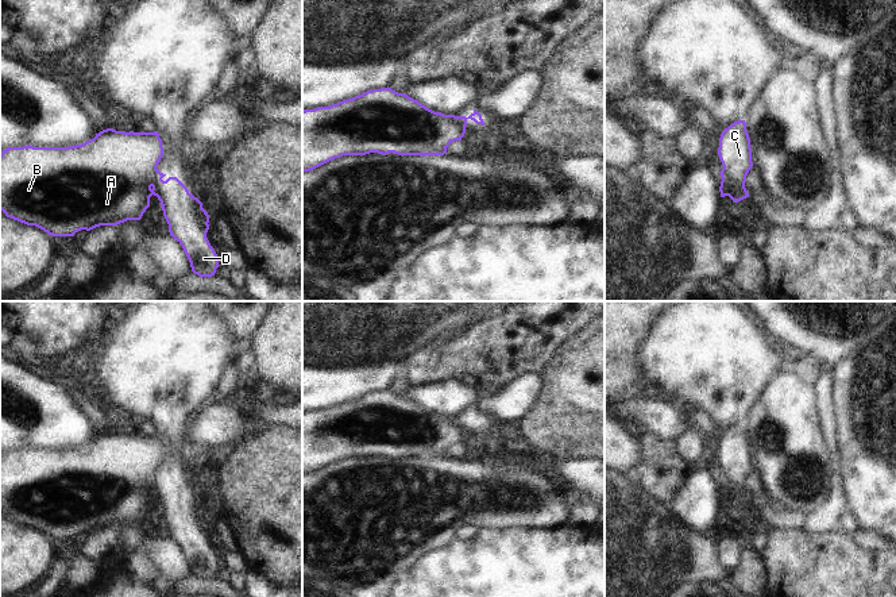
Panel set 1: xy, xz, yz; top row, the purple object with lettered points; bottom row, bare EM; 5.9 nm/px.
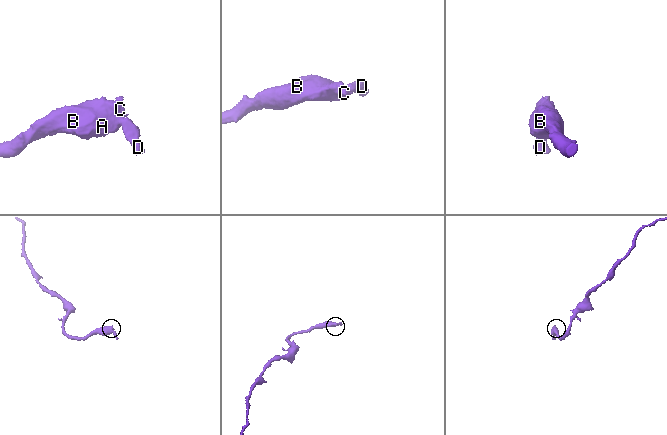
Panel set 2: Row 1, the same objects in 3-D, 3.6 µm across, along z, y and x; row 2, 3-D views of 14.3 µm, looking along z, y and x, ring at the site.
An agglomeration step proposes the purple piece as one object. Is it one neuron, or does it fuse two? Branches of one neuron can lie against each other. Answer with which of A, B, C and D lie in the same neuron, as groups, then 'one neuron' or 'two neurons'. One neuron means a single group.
A B C / D; two neurons

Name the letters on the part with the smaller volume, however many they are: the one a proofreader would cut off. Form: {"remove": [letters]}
{"remove": ["D"]}

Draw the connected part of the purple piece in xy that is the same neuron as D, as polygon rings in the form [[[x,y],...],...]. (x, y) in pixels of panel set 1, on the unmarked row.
[[[177,479],[154,482],[151,489],[152,497],[161,504],[170,539],[182,548],[192,574],[200,579],[215,578],[220,567],[206,540],[209,517],[202,505]]]

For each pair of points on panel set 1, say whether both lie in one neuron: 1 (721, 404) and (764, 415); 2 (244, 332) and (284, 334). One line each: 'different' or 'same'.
1: different
2: different

